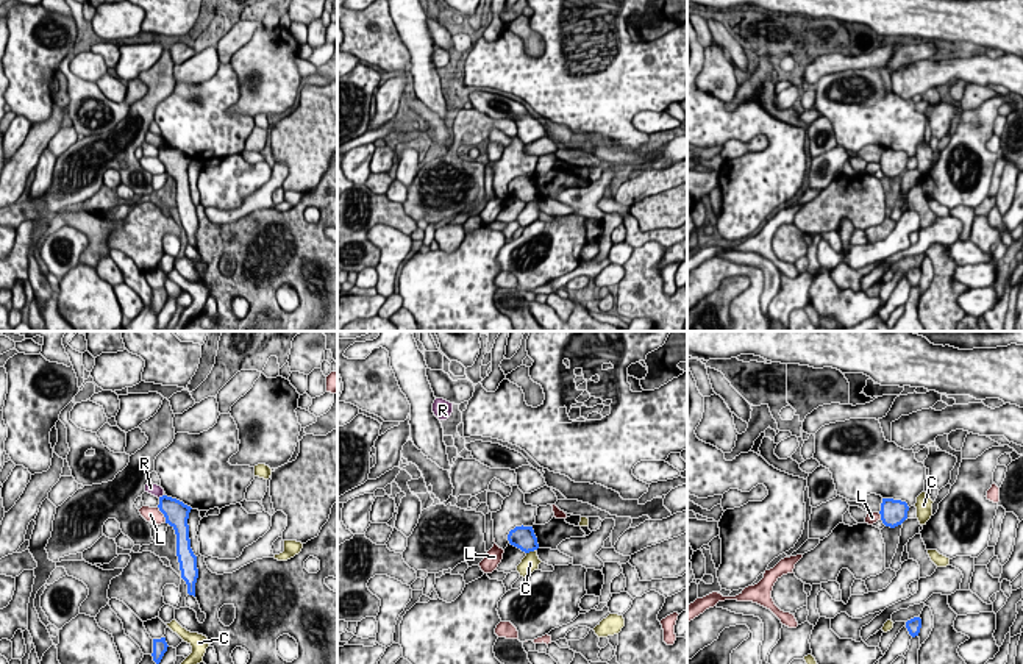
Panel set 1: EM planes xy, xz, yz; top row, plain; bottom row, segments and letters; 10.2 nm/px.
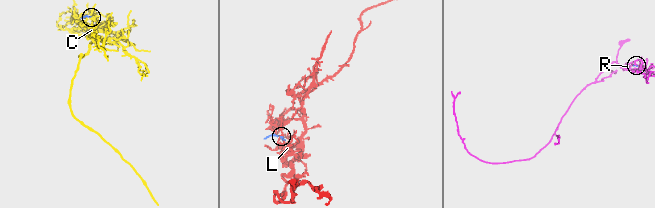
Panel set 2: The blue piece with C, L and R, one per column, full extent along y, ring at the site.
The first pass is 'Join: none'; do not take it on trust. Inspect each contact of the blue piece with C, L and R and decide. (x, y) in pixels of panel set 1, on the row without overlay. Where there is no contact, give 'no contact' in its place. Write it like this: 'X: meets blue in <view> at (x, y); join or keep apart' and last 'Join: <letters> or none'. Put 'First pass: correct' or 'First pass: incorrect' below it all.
C: meets blue in xz at (530, 200); keep apart
L: meets blue in xy at (163, 163); keep apart
R: meets blue in xy at (160, 147); keep apart
Join: none
First pass: correct

